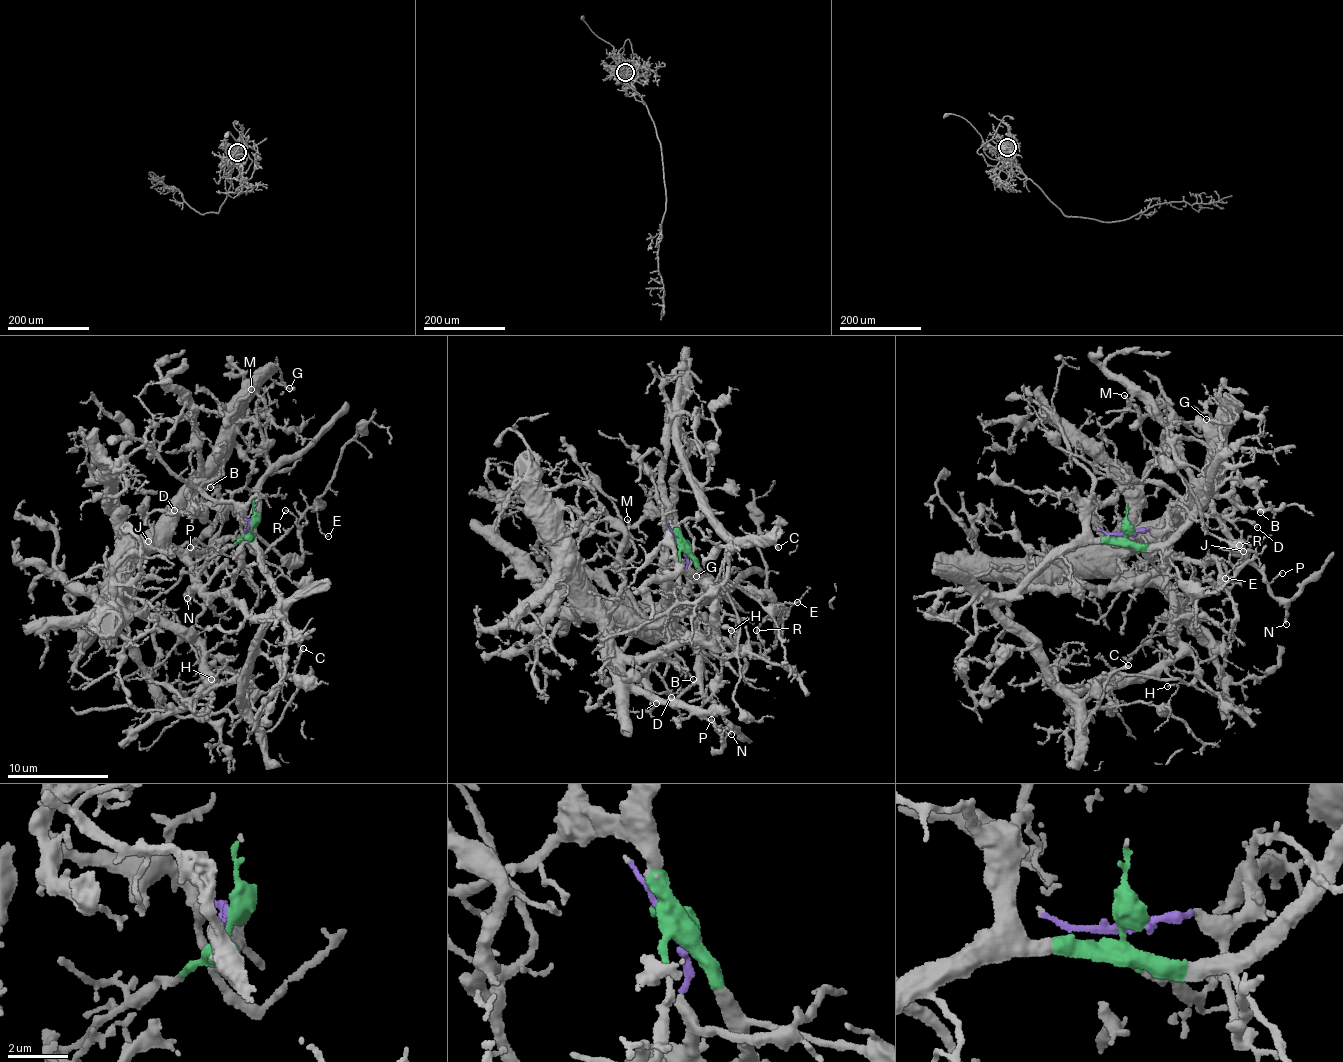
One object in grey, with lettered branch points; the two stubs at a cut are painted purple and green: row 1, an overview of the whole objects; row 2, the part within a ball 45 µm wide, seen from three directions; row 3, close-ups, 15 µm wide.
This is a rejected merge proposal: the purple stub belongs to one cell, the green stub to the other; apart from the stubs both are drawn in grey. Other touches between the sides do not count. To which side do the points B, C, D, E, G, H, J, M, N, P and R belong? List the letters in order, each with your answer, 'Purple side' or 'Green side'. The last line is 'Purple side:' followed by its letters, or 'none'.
B: Purple side
C: Green side
D: Purple side
E: Green side
G: Purple side
H: Green side
J: Purple side
M: Purple side
N: Purple side
P: Purple side
R: Green side
Purple side: B, D, G, J, M, N, P

